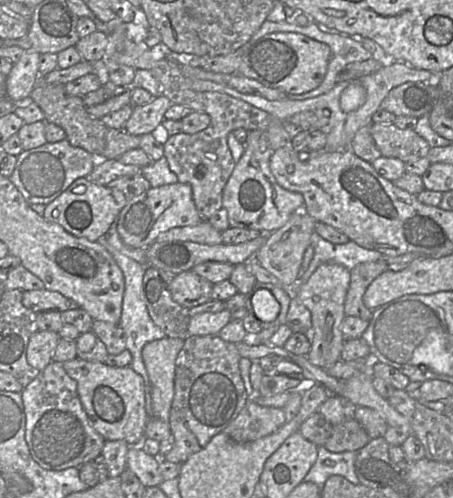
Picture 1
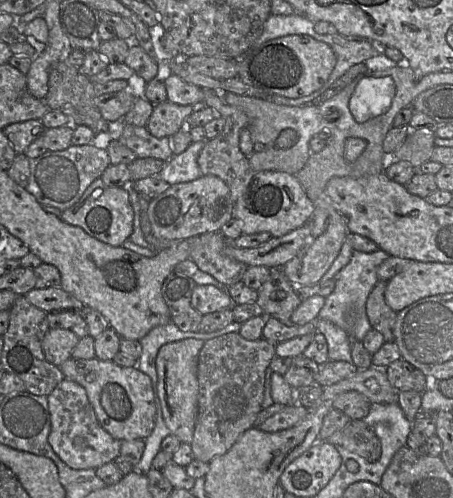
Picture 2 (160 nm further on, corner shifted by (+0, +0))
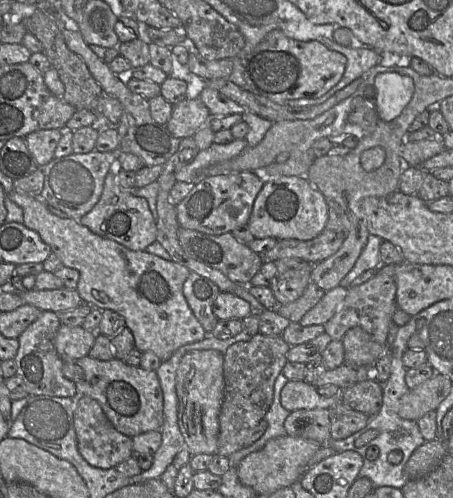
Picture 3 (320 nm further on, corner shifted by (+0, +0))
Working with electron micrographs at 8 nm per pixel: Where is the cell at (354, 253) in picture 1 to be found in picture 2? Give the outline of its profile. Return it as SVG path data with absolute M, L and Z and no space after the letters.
M383 250L372 253L353 251L349 263L333 278L336 286L326 297L326 302L319 313L321 319L346 331L353 340L362 340L372 329L366 312L366 302L369 294L378 282L377 268L389 255Z

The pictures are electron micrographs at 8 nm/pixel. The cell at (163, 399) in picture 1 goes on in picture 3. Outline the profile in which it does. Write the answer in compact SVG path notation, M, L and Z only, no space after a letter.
M194 350L180 360L176 373L178 424L185 448L192 454L216 454L219 414L224 397L223 354L217 350Z

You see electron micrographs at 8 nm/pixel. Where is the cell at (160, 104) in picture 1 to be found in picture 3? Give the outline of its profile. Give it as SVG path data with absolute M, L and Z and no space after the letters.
M187 98L173 106L166 127L172 136L181 140L193 137L200 128L208 123L210 117L210 111L199 98Z

